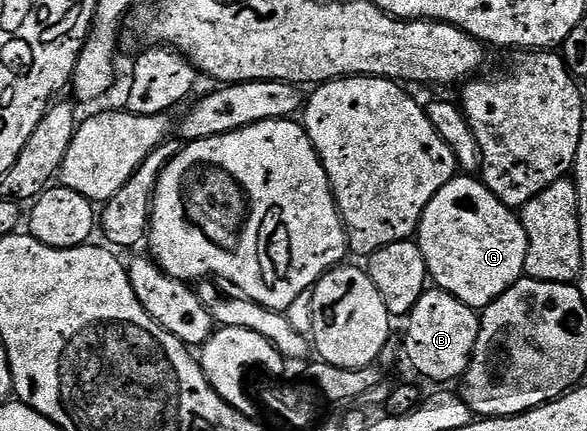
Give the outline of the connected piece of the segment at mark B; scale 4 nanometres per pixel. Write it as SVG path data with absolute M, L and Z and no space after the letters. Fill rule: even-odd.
M429 289L423 297L419 297L419 301L415 305L413 312L407 317L409 328L405 331L405 351L403 347L403 355L409 358L409 363L422 375L425 379L437 383L433 385L449 385L452 379L460 380L465 374L465 370L469 368L469 362L473 356L475 349L475 341L479 337L479 329L481 328L481 320L478 312L472 307L463 305L463 301L459 301L451 293L440 289Z

